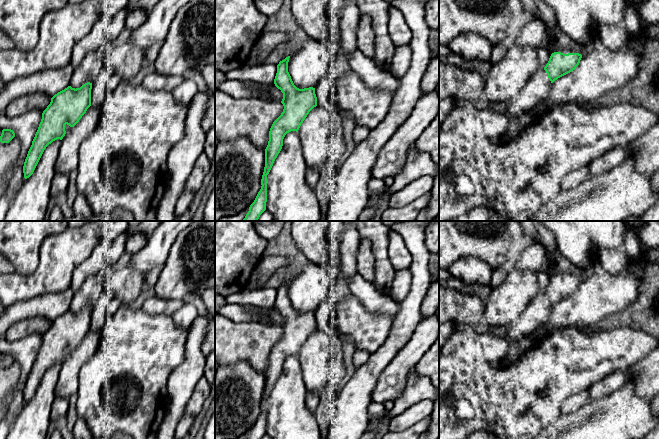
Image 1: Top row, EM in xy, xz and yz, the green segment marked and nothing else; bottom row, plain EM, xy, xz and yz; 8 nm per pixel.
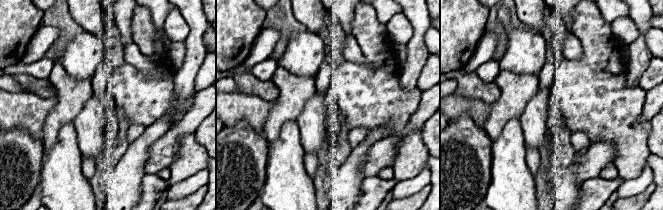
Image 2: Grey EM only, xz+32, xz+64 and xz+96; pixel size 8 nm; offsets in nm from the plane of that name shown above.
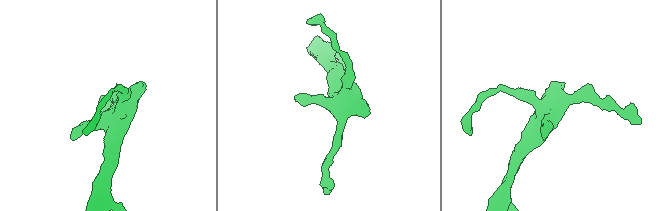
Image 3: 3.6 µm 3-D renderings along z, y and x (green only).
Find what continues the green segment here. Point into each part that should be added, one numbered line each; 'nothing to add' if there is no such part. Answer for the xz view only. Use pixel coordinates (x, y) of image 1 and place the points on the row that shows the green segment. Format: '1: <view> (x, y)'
1: xz (323, 90)

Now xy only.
1: xy (99, 87)

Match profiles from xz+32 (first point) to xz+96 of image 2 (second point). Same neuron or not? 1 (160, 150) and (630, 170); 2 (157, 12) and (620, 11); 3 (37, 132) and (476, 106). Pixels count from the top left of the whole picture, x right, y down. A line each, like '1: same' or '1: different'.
1: different
2: same
3: same

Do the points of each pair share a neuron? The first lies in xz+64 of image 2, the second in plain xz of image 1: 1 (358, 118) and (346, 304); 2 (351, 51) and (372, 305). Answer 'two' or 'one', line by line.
1: one
2: one

